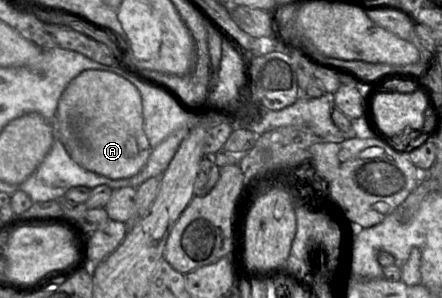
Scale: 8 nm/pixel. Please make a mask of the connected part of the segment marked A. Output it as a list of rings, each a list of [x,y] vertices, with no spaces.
[[[84,70],[65,88],[55,115],[57,137],[80,167],[112,180],[138,174],[152,148],[144,131],[142,99],[127,79],[101,70]]]

